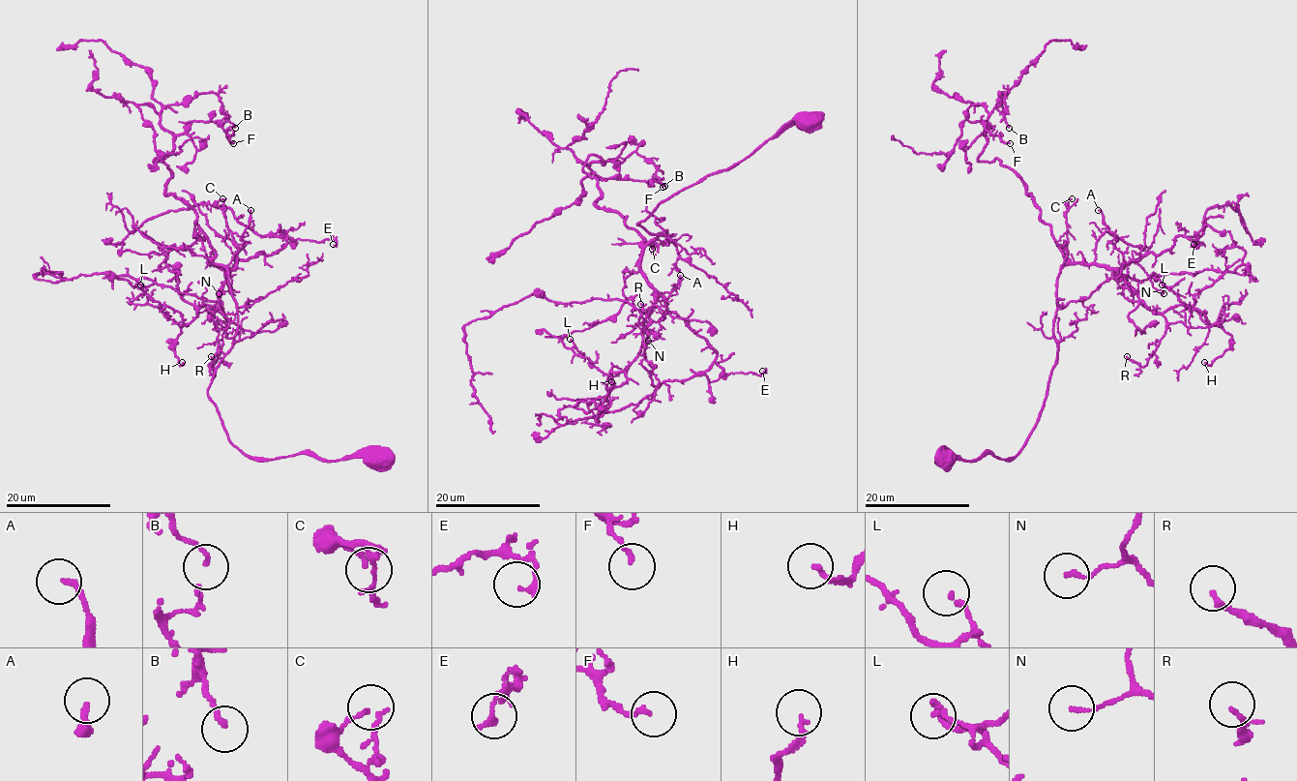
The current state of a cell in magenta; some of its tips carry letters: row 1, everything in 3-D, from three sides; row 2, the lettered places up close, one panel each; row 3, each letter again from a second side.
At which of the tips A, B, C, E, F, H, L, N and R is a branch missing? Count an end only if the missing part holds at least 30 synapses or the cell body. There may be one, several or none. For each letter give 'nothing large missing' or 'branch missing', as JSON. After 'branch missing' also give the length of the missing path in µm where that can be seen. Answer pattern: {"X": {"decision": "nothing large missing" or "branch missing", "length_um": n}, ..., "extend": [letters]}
{"A": {"decision": "branch missing", "length_um": 35}, "B": {"decision": "nothing large missing"}, "C": {"decision": "nothing large missing"}, "E": {"decision": "nothing large missing"}, "F": {"decision": "nothing large missing"}, "H": {"decision": "nothing large missing"}, "L": {"decision": "nothing large missing"}, "N": {"decision": "nothing large missing"}, "R": {"decision": "nothing large missing"}, "extend": ["A"]}

